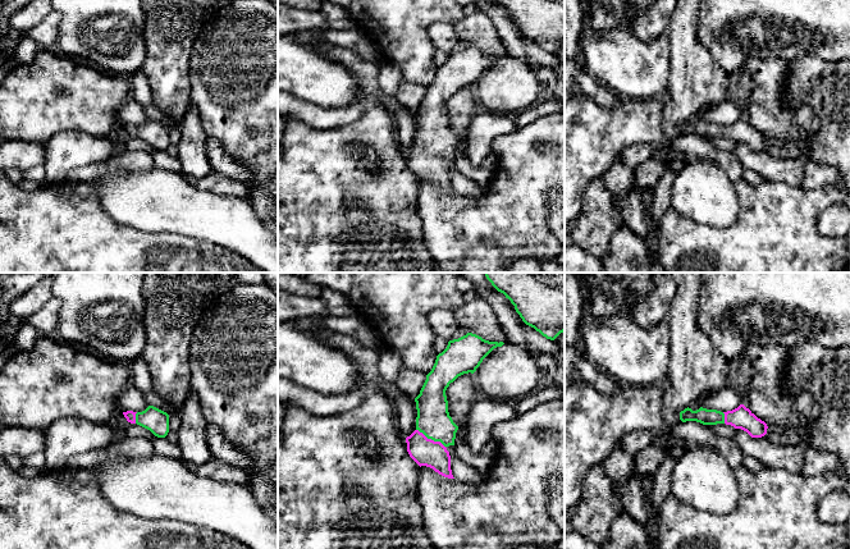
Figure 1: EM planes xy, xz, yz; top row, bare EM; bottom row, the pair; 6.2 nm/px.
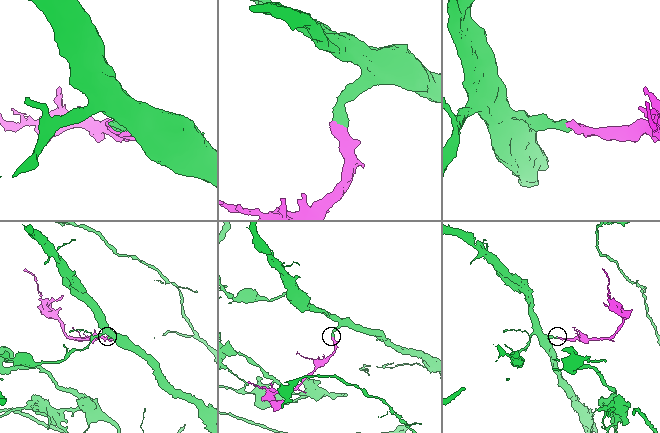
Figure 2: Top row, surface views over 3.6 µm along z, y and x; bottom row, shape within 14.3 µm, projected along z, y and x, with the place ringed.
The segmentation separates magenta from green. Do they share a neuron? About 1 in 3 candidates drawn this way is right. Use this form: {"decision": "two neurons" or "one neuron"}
{"decision": "one neuron"}

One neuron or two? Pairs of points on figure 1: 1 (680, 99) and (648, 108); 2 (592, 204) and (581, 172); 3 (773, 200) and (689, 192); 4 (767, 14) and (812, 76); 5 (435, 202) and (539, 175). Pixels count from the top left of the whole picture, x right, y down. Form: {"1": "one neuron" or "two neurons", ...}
{"1": "two neurons", "2": "two neurons", "3": "two neurons", "4": "two neurons", "5": "one neuron"}

